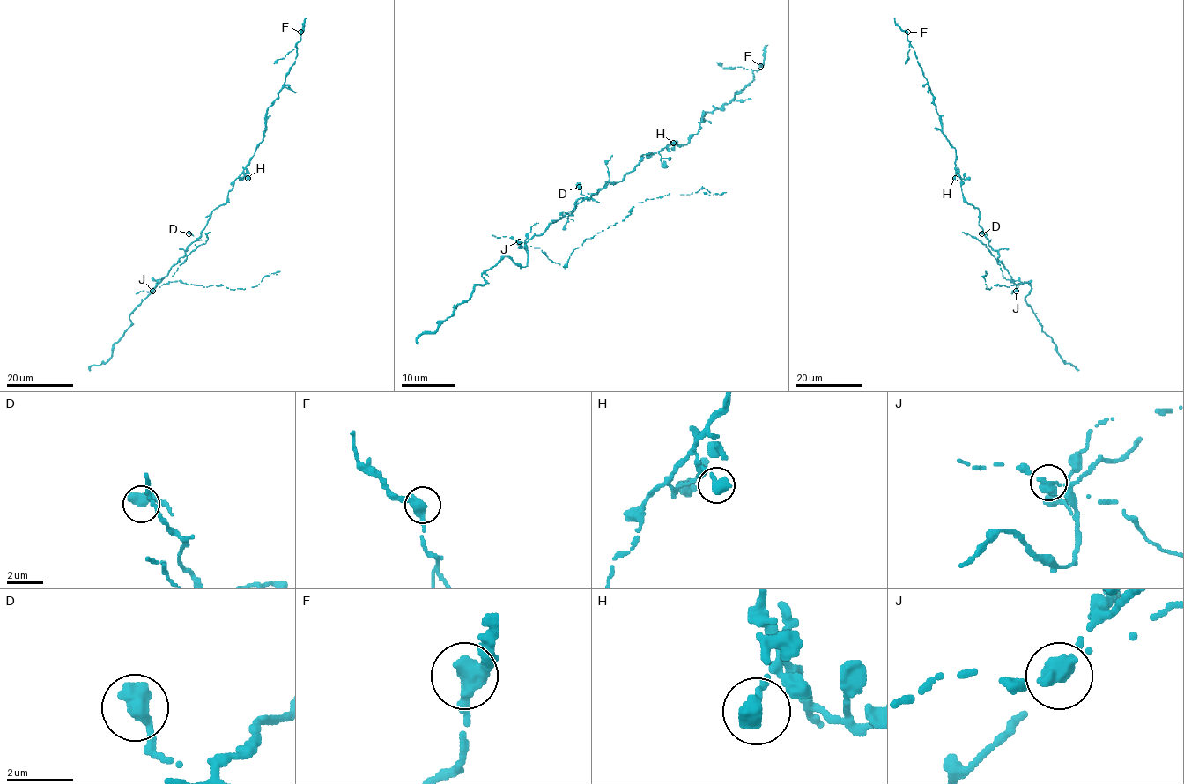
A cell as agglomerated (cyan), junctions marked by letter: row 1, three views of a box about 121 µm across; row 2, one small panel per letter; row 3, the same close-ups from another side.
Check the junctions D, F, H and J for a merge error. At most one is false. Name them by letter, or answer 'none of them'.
J

